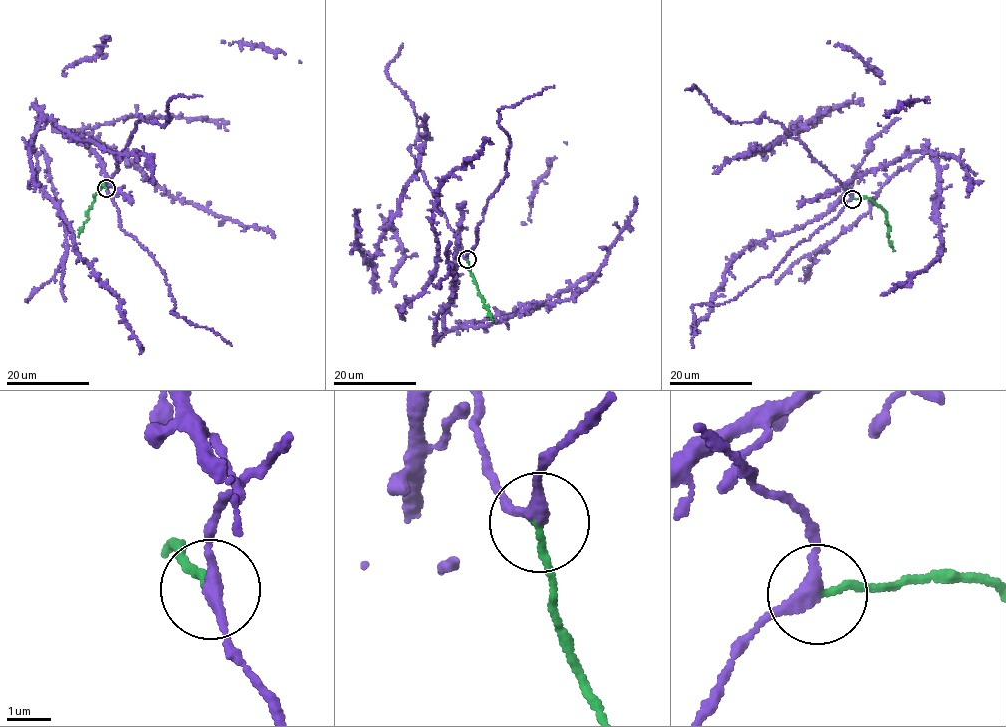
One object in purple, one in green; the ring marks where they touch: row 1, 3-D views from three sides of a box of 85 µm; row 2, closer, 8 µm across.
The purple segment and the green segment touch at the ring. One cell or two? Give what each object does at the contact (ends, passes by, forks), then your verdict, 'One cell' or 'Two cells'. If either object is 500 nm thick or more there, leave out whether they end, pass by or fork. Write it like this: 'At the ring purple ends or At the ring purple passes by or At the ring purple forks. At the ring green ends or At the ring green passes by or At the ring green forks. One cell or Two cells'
At the ring purple passes by. At the ring green ends. One cell

